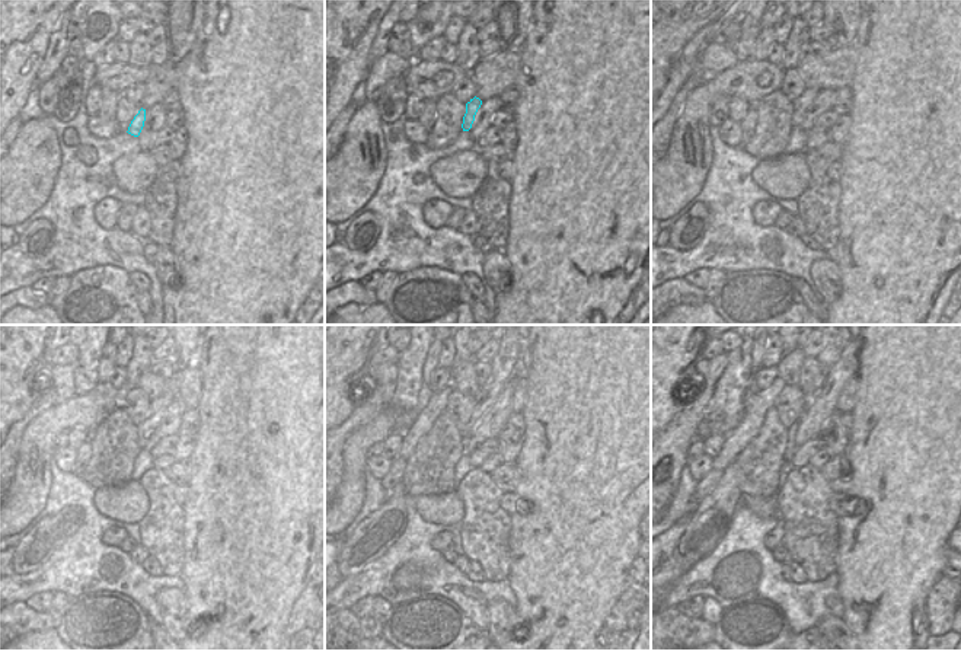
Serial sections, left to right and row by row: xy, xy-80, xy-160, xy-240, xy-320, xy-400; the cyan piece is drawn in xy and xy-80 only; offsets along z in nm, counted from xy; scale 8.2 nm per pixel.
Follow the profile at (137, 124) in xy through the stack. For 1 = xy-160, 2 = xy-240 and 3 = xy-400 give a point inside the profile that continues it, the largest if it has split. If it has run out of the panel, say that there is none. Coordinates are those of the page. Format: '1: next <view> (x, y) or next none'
1: next xy-160 (800, 105)
2: next xy-240 (159, 404)
3: next xy-400 (829, 356)

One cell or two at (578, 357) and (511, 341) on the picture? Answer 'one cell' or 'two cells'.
two cells

